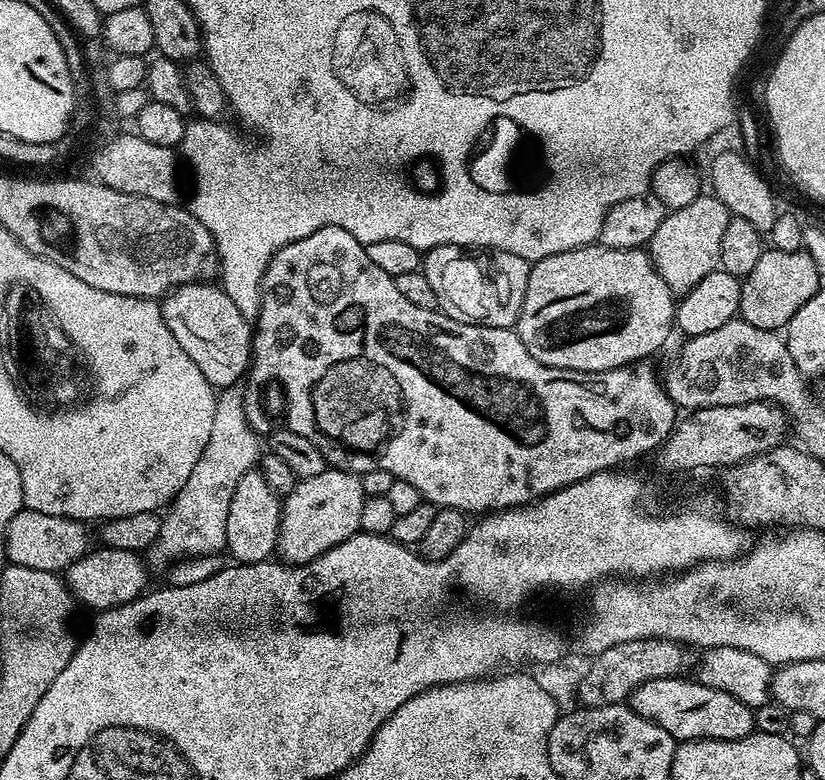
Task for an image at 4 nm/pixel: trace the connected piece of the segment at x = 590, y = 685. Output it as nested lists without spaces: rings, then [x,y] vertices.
[[[642,638],[634,642],[622,642],[599,653],[590,663],[589,670],[579,688],[579,703],[586,708],[601,708],[604,704],[623,704],[642,682],[654,678],[680,676],[688,664],[685,645],[674,640]]]

